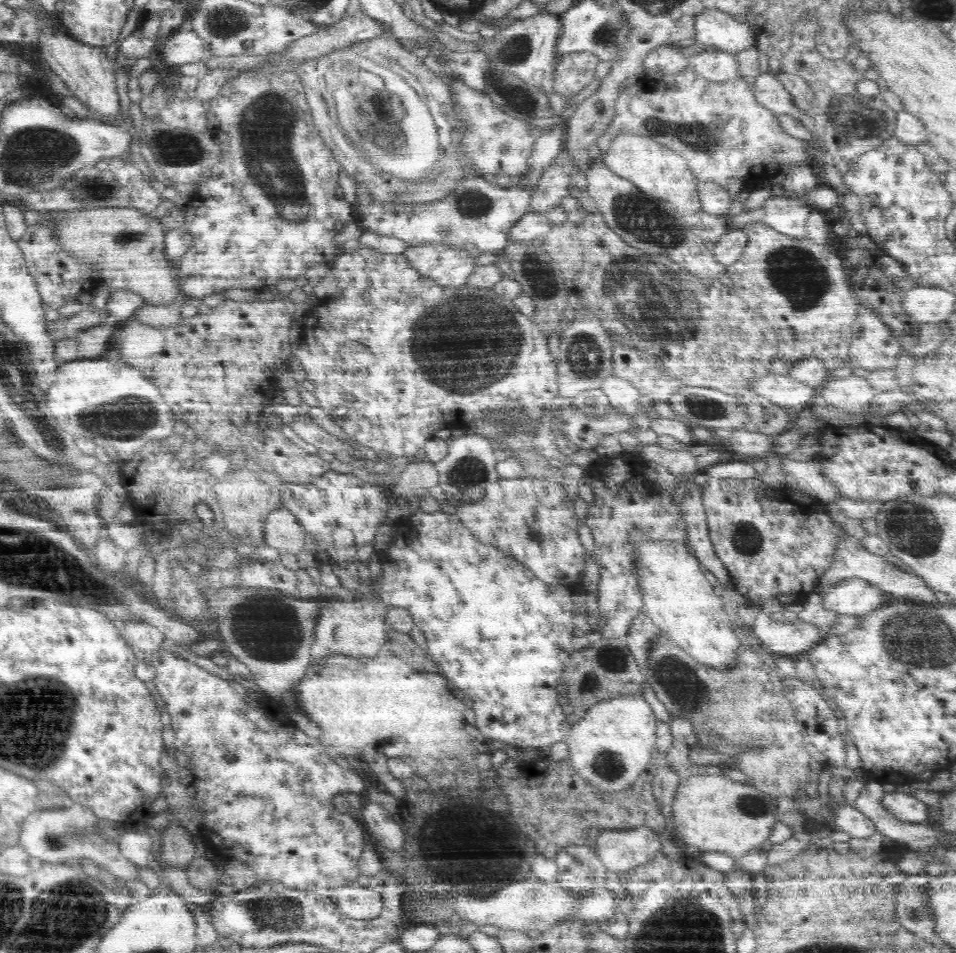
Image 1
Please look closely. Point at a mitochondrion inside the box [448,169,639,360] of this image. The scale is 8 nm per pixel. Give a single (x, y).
(539, 277)

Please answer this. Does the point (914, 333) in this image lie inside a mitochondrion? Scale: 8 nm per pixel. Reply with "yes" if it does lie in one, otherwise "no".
no

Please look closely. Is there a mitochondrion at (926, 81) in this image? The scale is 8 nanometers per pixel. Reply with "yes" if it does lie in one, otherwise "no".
no

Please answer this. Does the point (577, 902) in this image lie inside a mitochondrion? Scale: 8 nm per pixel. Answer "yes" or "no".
no

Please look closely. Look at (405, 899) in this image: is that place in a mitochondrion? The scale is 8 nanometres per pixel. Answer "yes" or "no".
no

